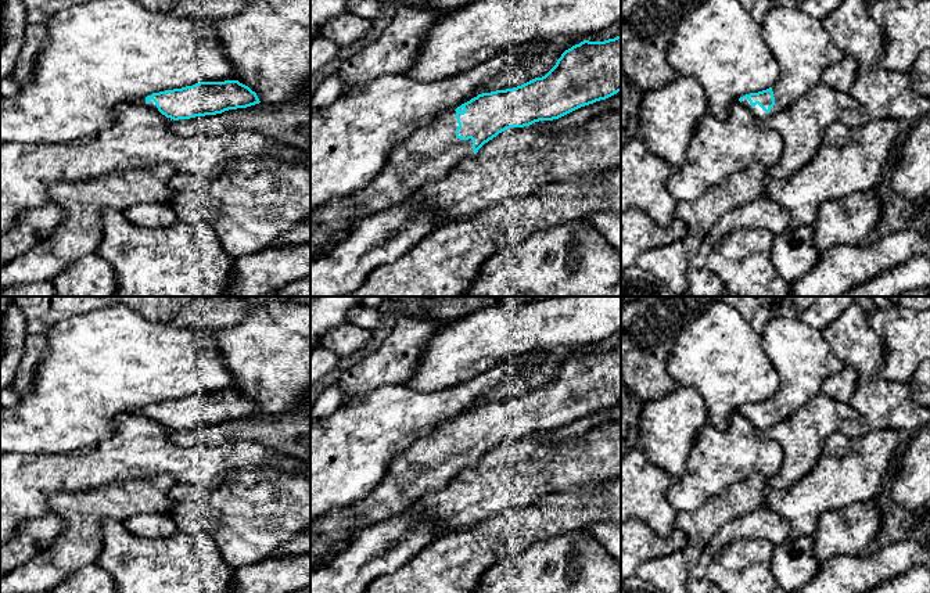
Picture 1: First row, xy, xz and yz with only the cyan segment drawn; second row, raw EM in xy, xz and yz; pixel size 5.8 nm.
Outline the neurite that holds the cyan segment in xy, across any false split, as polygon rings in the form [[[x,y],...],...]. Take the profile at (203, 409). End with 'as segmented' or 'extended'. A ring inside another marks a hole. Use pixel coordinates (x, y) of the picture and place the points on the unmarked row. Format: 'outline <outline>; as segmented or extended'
outline [[[270,301],[255,305],[233,327],[188,326],[201,335],[213,335],[236,385],[225,392],[200,392],[182,399],[152,403],[132,411],[159,421],[173,431],[216,425],[255,414],[280,414],[310,398],[310,308],[297,302]]]; extended

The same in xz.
outline [[[621,346],[604,352],[584,351],[565,360],[545,387],[535,388],[513,399],[478,405],[455,421],[438,427],[427,438],[414,442],[395,457],[384,478],[365,499],[310,521],[310,571],[316,569],[326,560],[335,543],[353,536],[373,524],[402,515],[423,495],[446,486],[455,477],[471,468],[485,453],[499,443],[510,438],[529,436],[539,431],[547,431],[550,442],[559,443],[563,439],[578,436],[592,427],[610,420],[621,420]]]; extended

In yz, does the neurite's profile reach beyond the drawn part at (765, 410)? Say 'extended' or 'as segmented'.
extended

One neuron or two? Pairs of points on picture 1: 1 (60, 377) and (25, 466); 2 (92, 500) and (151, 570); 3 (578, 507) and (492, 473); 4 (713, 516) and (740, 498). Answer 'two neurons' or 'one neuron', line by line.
1: two neurons
2: two neurons
3: two neurons
4: one neuron

